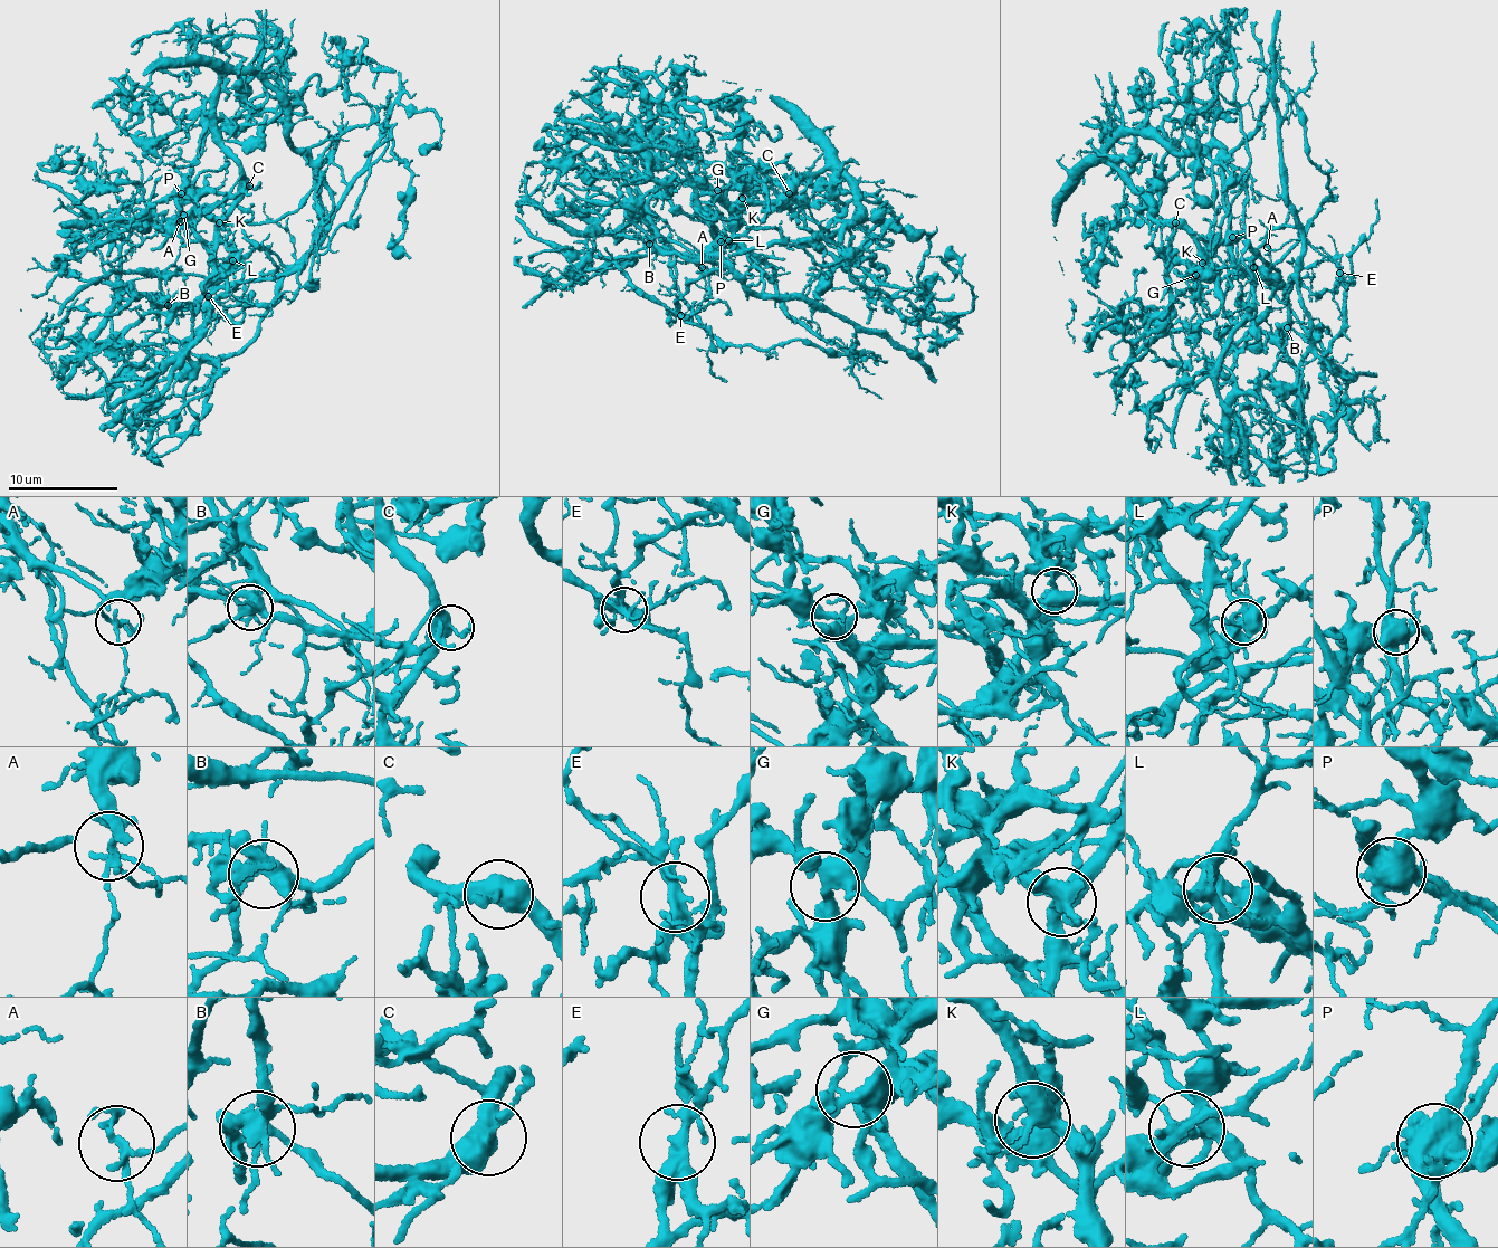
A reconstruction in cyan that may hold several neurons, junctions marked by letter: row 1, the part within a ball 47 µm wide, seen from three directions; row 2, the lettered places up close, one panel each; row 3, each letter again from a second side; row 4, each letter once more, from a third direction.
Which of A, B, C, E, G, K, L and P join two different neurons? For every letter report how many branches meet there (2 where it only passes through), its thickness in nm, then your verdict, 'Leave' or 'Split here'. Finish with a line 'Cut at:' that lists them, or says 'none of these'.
A: Branches: 4. Thickness 110 nm. Split here
B: Branches: 6. Thickness 440 nm. Leave
C: Branches: 3. Thickness 440 nm. Leave
E: Branches: 5. Thickness 320 nm. Split here
G: Branches: 5. Thickness 360 nm. Leave
K: Branches: 4. Thickness 400 nm. Split here
L: Branches: 6. Thickness 360 nm. Split here
P: Branches: 6. Thickness 700 nm. Split here
Cut at: A, E, K, L, P

